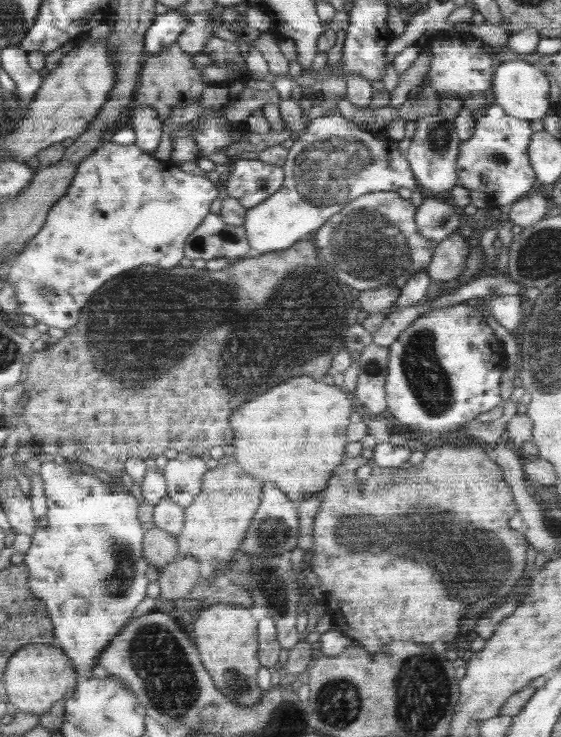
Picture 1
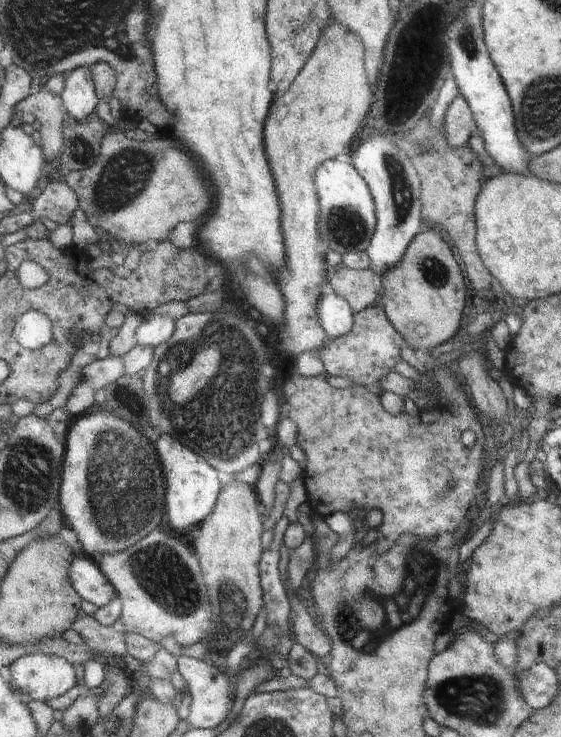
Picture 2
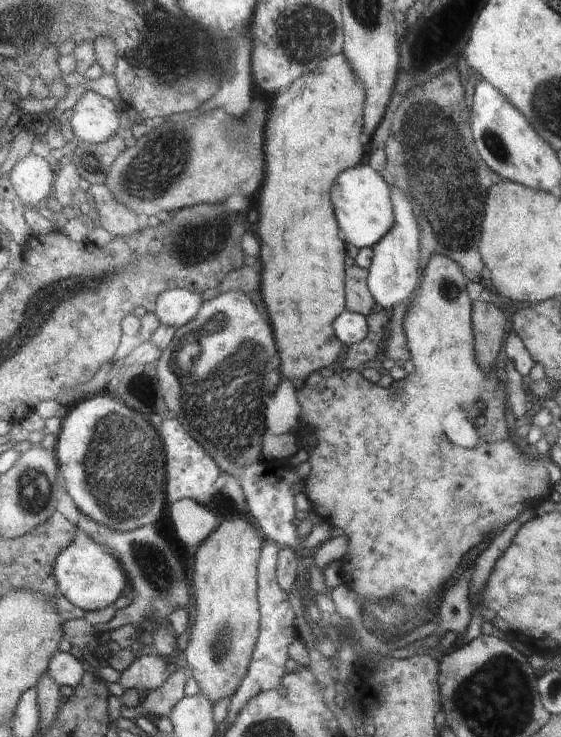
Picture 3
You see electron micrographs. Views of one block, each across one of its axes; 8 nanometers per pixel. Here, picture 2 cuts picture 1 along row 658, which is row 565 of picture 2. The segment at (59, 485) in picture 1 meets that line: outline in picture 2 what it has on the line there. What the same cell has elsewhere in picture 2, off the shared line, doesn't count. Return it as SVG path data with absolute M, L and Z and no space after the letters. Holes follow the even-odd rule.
M85 554L74 560L70 576L72 584L84 599L99 608L110 605L118 597L117 588L103 571L98 558Z

